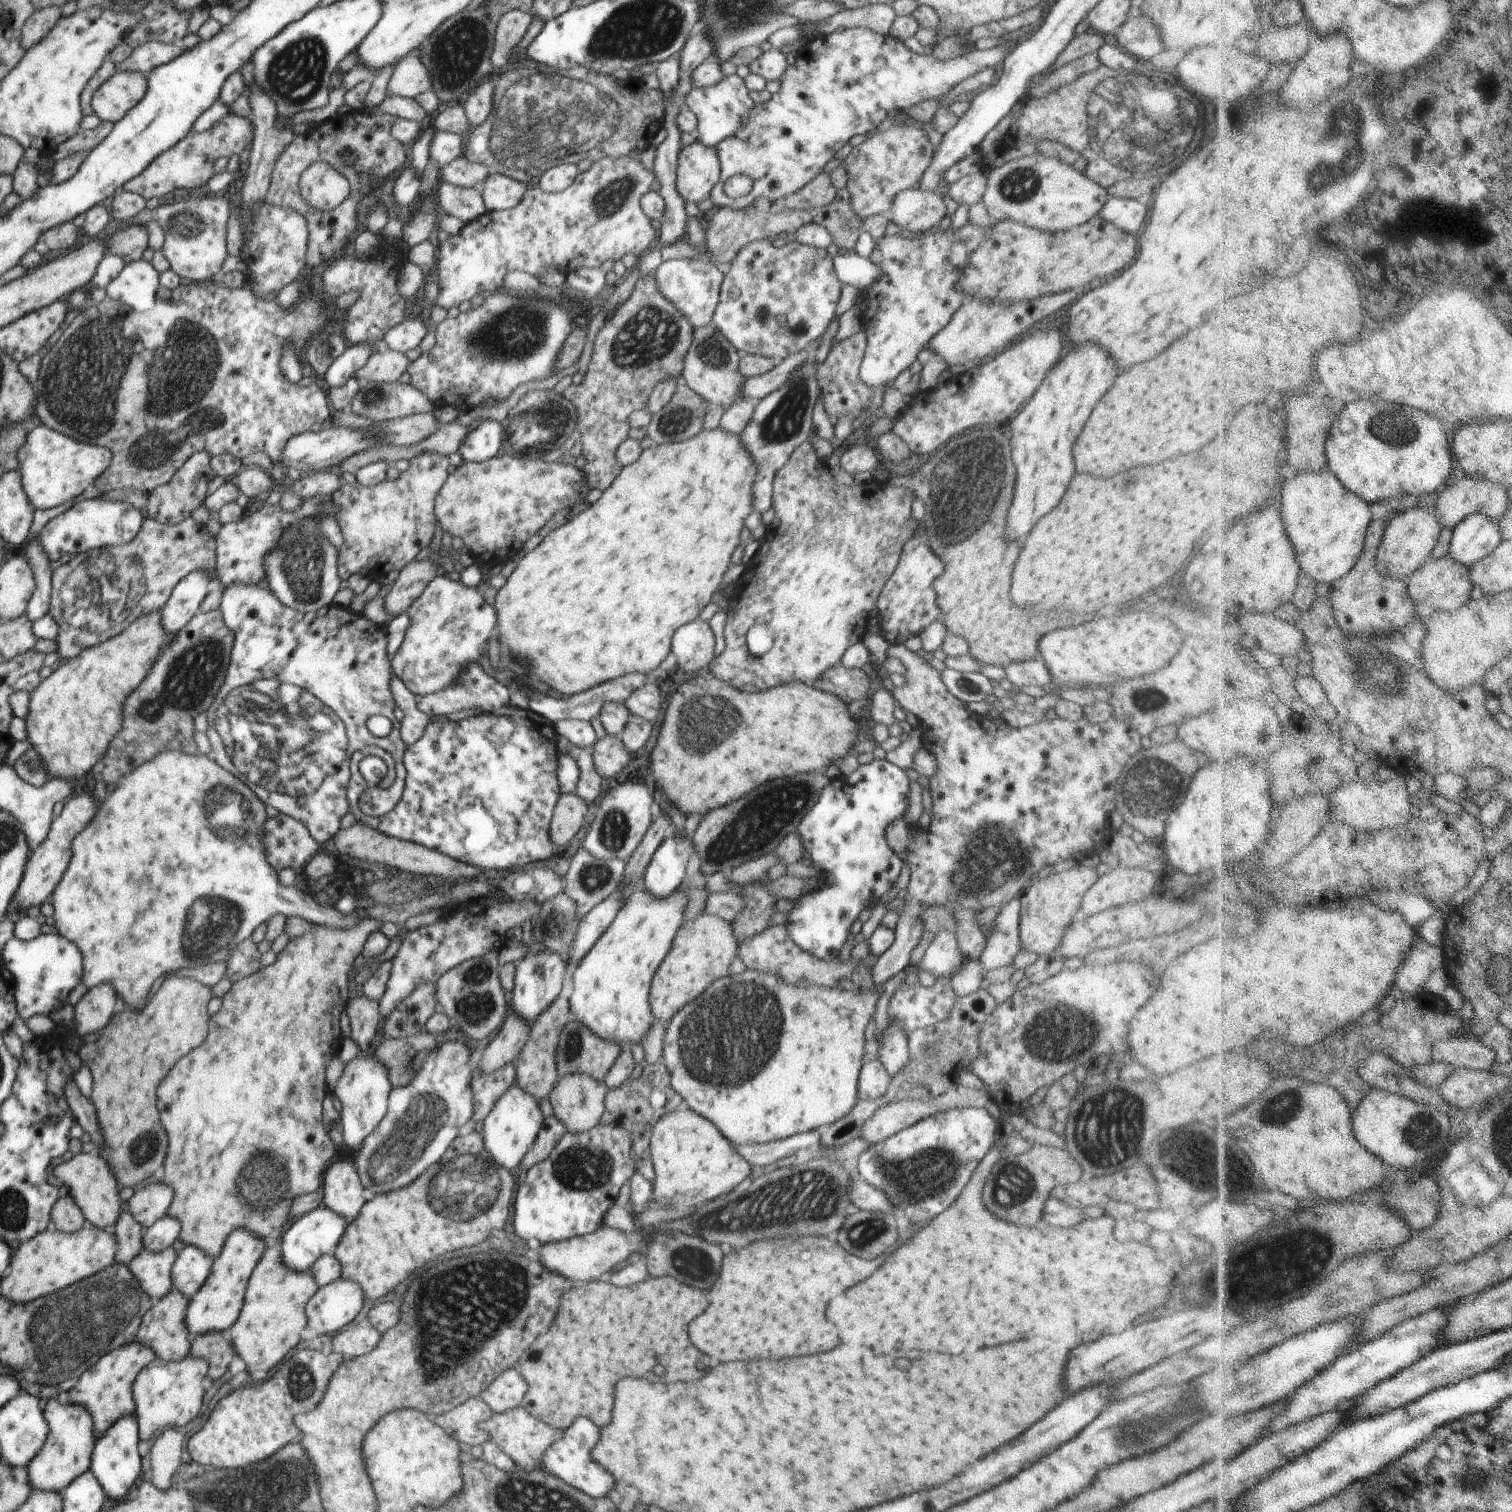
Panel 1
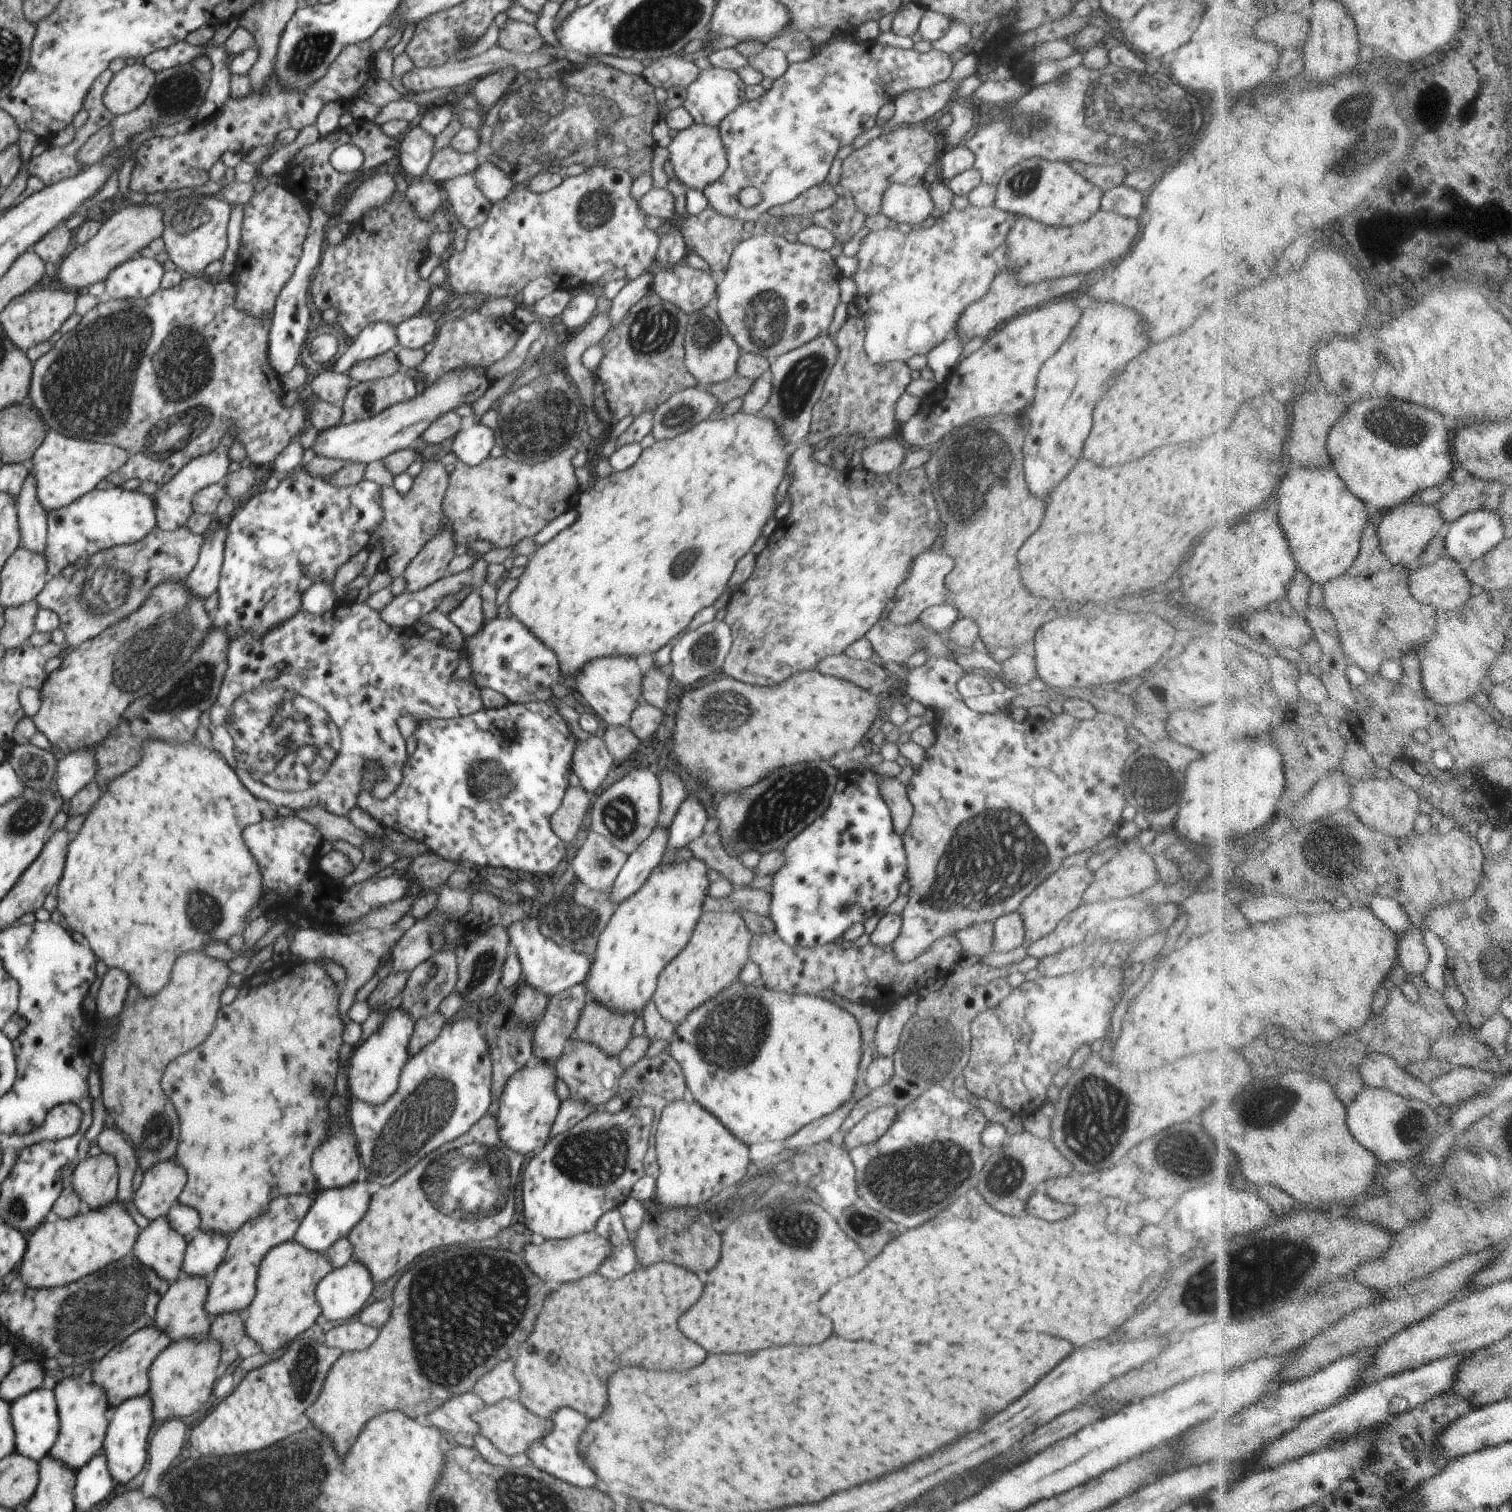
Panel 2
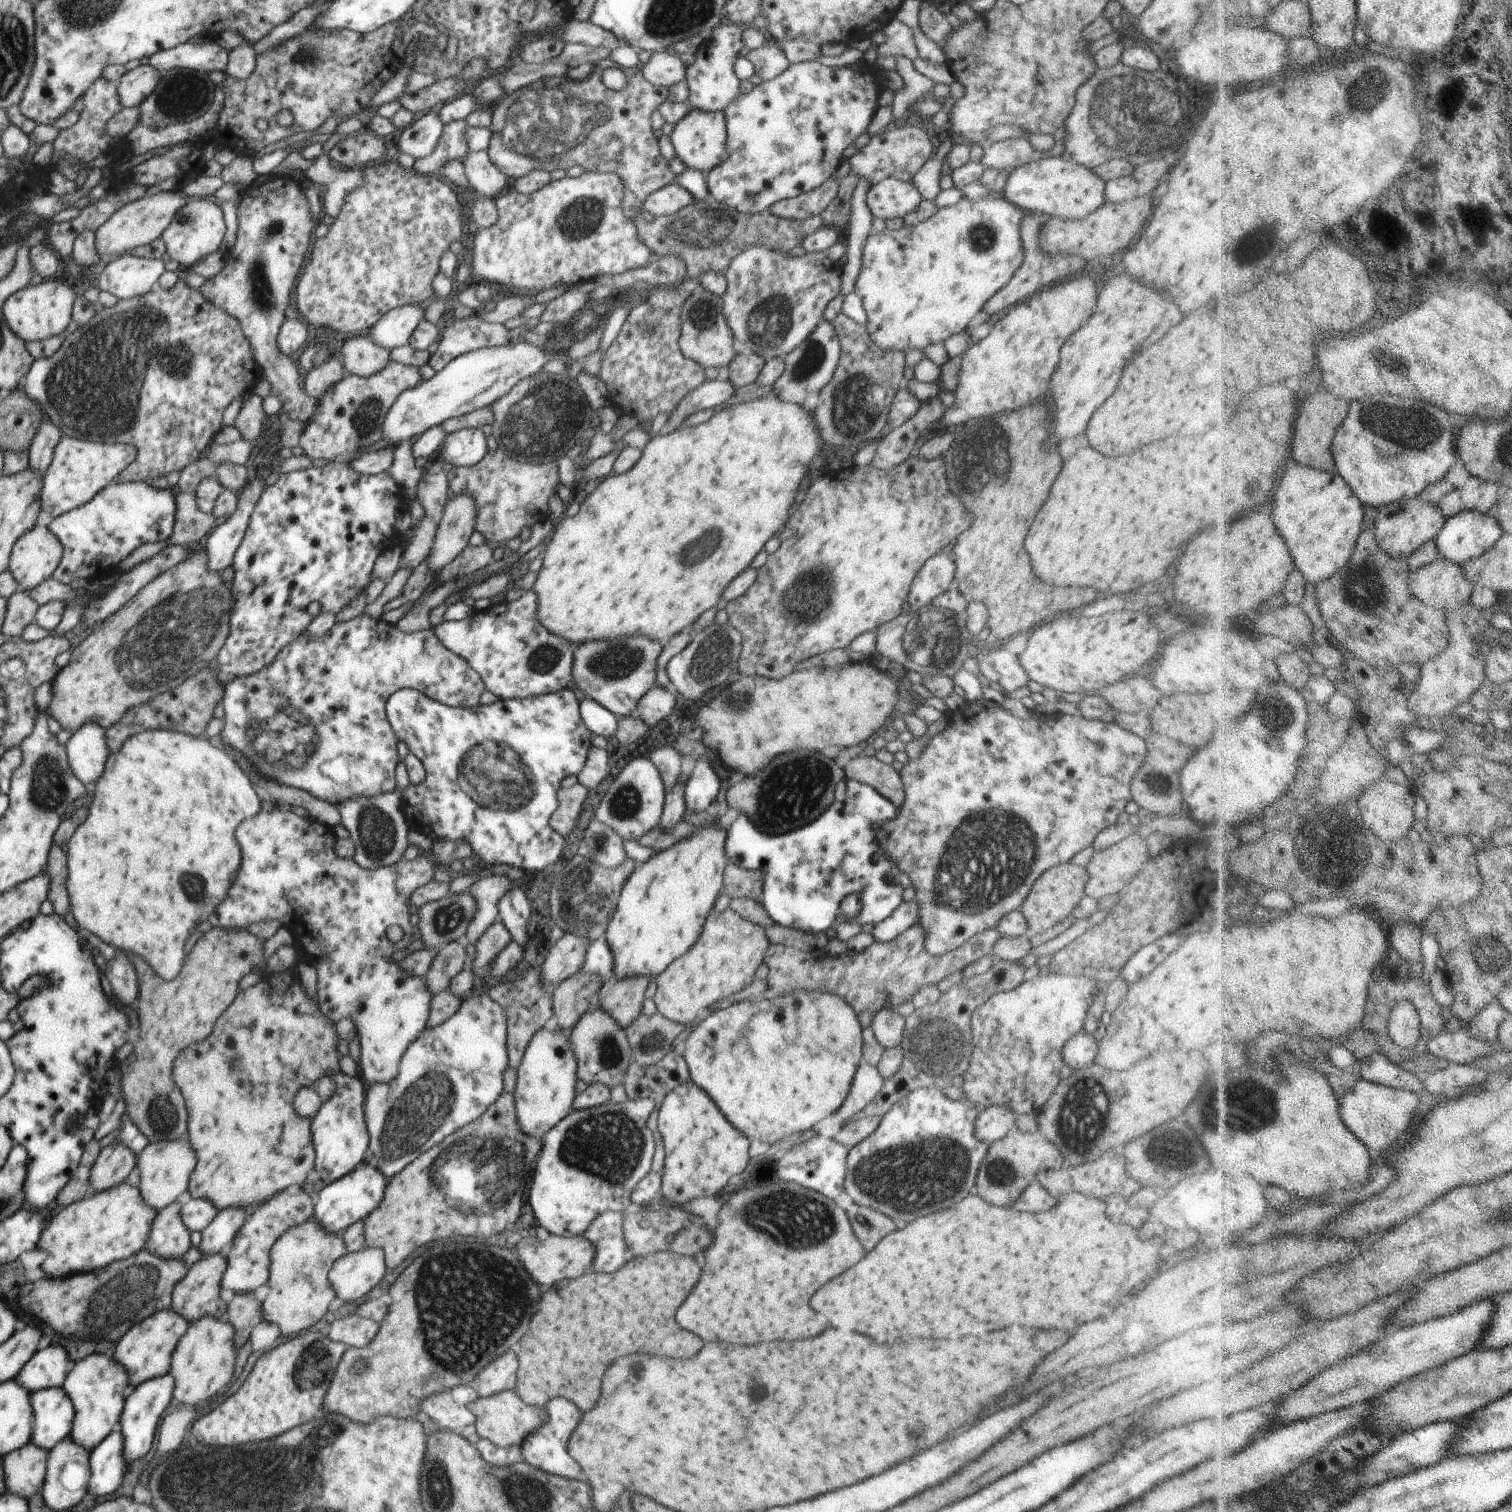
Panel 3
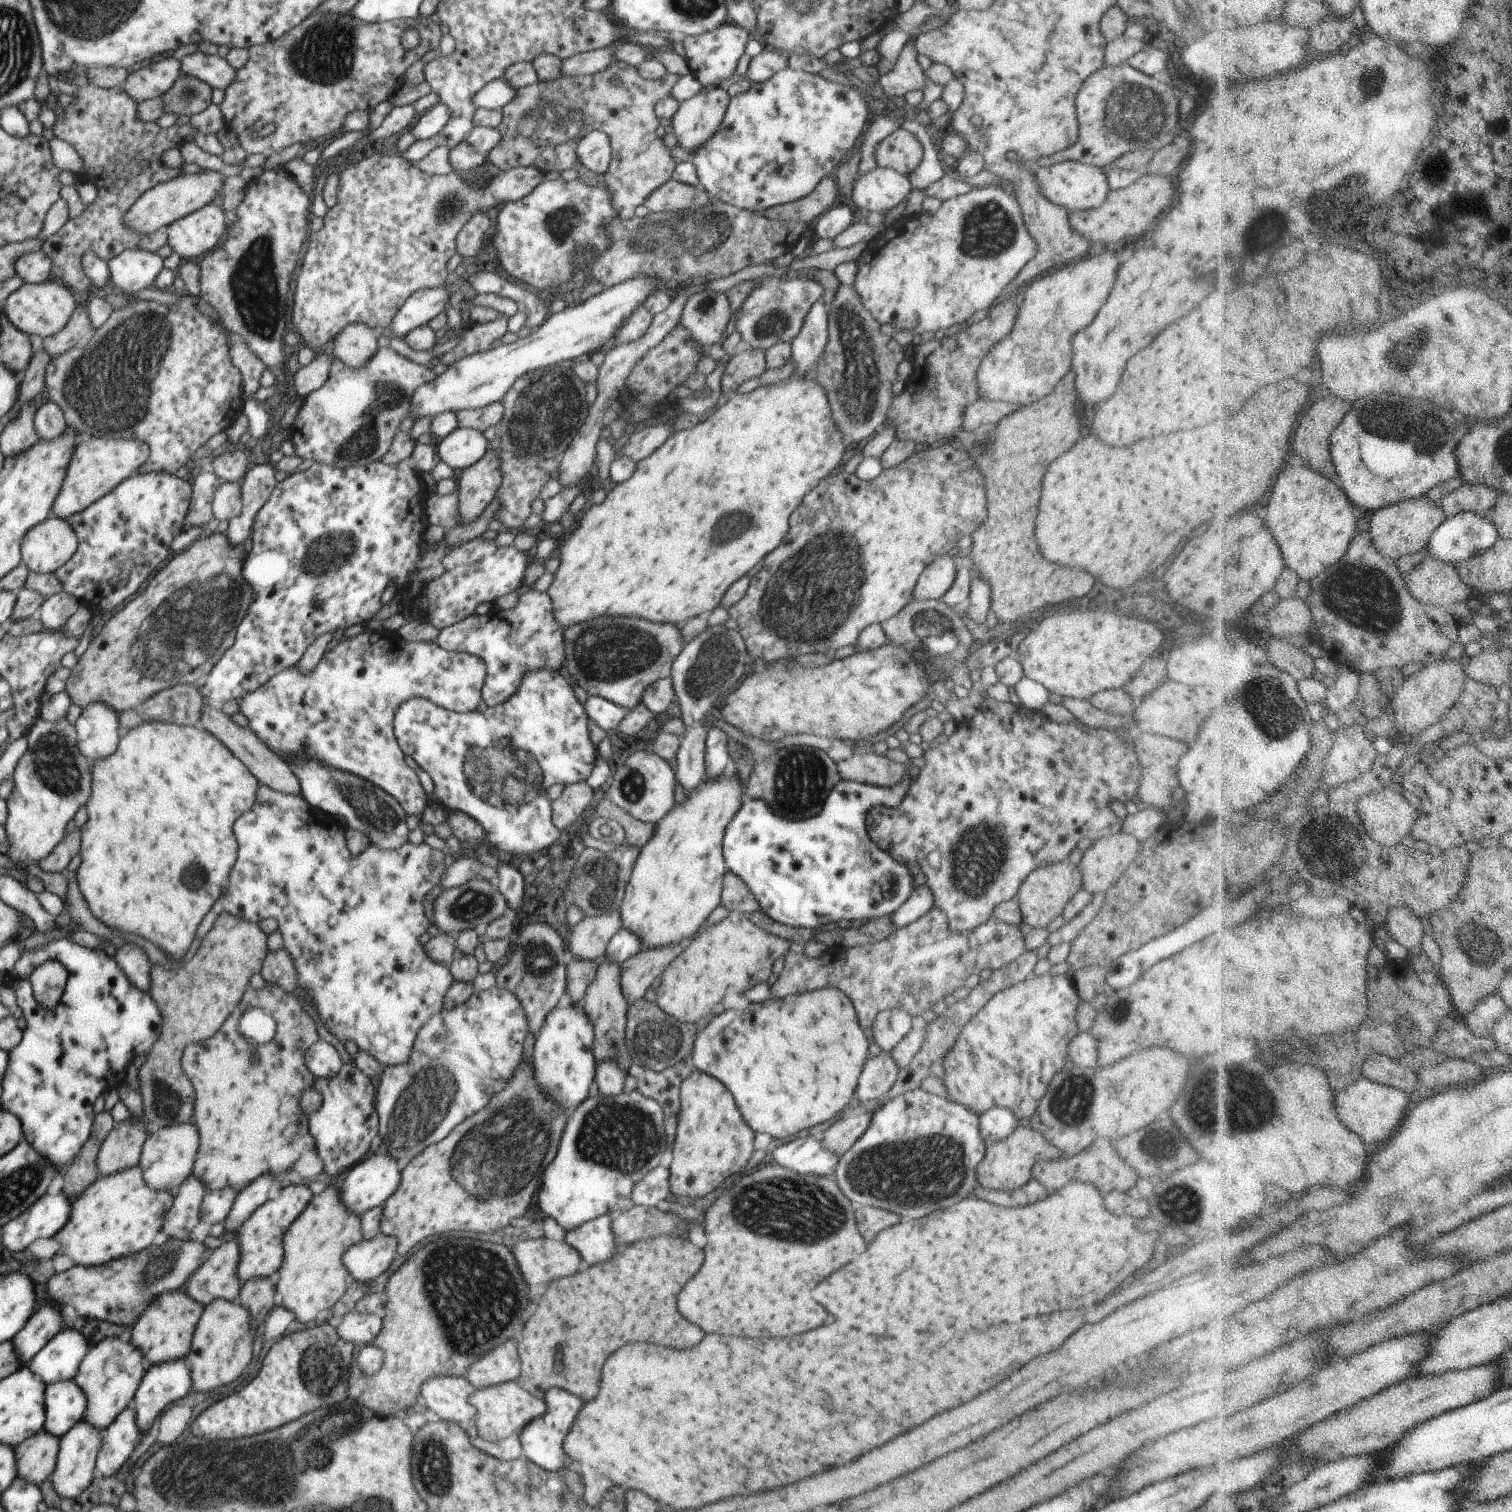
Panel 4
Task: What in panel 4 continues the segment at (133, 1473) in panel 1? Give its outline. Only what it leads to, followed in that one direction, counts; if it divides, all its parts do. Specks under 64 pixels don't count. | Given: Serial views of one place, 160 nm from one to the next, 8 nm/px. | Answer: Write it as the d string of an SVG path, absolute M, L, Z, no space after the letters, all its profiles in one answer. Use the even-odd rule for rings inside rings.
M185 1357L148 1367L132 1400L135 1419L141 1434L146 1435L154 1420L167 1409L166 1406L186 1397L192 1390L192 1386L191 1368Z

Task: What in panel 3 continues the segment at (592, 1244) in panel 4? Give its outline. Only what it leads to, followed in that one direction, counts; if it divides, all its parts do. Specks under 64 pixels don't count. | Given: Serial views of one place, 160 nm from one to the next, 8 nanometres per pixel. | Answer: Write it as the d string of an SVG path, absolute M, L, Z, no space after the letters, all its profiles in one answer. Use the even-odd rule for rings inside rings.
M606 1211L597 1216L582 1234L596 1248L596 1272L616 1272L616 1268L620 1268L628 1260L623 1235L623 1215L616 1211Z

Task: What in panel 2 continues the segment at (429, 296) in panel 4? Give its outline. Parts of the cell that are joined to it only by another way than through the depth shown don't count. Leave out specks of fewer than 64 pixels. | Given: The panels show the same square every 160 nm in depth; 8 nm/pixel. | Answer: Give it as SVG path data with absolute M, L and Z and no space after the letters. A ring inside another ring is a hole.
M380 321L369 324L355 339L346 341L346 346L346 350L341 351L330 366L335 371L348 374L349 368L355 362L395 350L398 347L397 326Z

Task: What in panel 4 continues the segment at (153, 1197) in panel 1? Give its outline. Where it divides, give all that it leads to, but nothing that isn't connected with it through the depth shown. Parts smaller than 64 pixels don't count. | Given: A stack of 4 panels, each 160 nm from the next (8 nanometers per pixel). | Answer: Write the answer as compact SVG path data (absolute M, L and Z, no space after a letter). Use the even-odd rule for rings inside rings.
M190 1121L153 1129L144 1143L139 1160L139 1167L147 1185L156 1190L166 1189L175 1196L180 1185L193 1172L199 1146L198 1129Z

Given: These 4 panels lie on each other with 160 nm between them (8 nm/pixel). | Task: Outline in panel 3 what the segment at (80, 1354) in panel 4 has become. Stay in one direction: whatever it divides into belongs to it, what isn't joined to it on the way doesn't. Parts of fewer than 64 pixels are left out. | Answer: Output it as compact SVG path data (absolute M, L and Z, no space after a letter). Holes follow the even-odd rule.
M48 1345L38 1349L22 1367L16 1380L31 1393L48 1388L61 1387L69 1373L68 1354L62 1346Z

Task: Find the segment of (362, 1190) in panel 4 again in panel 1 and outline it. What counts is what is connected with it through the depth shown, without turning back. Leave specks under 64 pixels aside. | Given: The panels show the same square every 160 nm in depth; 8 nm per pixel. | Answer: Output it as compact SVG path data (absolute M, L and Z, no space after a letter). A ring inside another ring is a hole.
M328 1207L315 1208L296 1220L284 1234L281 1247L283 1261L294 1270L308 1271L322 1255L334 1255L336 1247L348 1226L348 1221Z

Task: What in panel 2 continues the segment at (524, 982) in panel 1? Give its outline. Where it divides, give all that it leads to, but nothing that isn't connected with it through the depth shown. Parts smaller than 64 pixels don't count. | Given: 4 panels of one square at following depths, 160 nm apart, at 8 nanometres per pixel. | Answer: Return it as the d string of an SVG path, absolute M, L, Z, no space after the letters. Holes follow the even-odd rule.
M532 912L528 917L524 917L522 920L516 921L515 923L507 926L507 933L509 934L509 941L512 946L516 948L516 954L520 959L522 978L525 982L534 988L539 988L543 993L549 996L549 1000L552 995L558 994L579 982L586 981L589 978L590 967L592 961L584 953L578 953L574 951L572 945L569 943L558 944L554 940L548 940L544 937L544 934L538 929L540 921L532 916Z

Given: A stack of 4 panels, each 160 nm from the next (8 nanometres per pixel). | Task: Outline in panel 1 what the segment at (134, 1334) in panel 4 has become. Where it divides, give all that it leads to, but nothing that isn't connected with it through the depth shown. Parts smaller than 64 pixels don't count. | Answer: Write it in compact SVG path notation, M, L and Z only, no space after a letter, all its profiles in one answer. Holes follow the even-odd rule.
M140 1341L129 1342L112 1349L101 1356L92 1368L86 1369L81 1374L80 1380L73 1385L72 1390L64 1395L68 1403L81 1404L91 1412L95 1440L98 1440L99 1436L121 1416L126 1416L128 1413L134 1414L133 1384L139 1372L156 1357L153 1348Z

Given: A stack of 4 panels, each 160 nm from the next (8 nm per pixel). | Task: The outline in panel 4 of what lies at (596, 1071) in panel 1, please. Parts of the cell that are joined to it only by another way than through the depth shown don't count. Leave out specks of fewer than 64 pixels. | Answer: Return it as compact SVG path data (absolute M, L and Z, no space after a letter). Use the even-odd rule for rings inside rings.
M674 943L665 947L652 947L640 951L637 955L630 957L621 964L621 989L629 1002L629 1006L638 999L644 999L646 990L652 987L652 982L661 976L664 969L683 951L682 945Z

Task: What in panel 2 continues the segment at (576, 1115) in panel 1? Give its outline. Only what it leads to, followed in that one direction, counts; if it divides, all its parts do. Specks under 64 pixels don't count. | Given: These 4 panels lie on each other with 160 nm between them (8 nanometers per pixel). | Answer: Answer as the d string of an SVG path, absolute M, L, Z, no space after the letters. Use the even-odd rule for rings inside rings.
M572 1037L565 1052L556 1061L555 1071L557 1077L568 1085L570 1097L590 1103L595 1110L599 1110L617 1094L619 1080L624 1069L618 1055L609 1055L594 1043Z

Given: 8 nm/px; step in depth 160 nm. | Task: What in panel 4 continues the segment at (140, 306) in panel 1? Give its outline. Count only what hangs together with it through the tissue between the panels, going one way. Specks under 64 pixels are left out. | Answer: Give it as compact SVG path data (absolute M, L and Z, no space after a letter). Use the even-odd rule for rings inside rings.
M136 247L124 249L118 256L107 261L110 280L122 288L124 294L132 295L138 290L152 286L163 269L163 259L155 252Z

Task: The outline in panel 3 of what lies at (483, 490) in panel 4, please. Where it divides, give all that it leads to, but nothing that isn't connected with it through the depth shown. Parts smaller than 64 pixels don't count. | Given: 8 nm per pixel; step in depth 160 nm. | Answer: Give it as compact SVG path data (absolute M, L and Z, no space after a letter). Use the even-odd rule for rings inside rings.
M468 493L450 494L429 554L429 569L439 574L440 570L466 548L475 531L477 514L476 501Z

